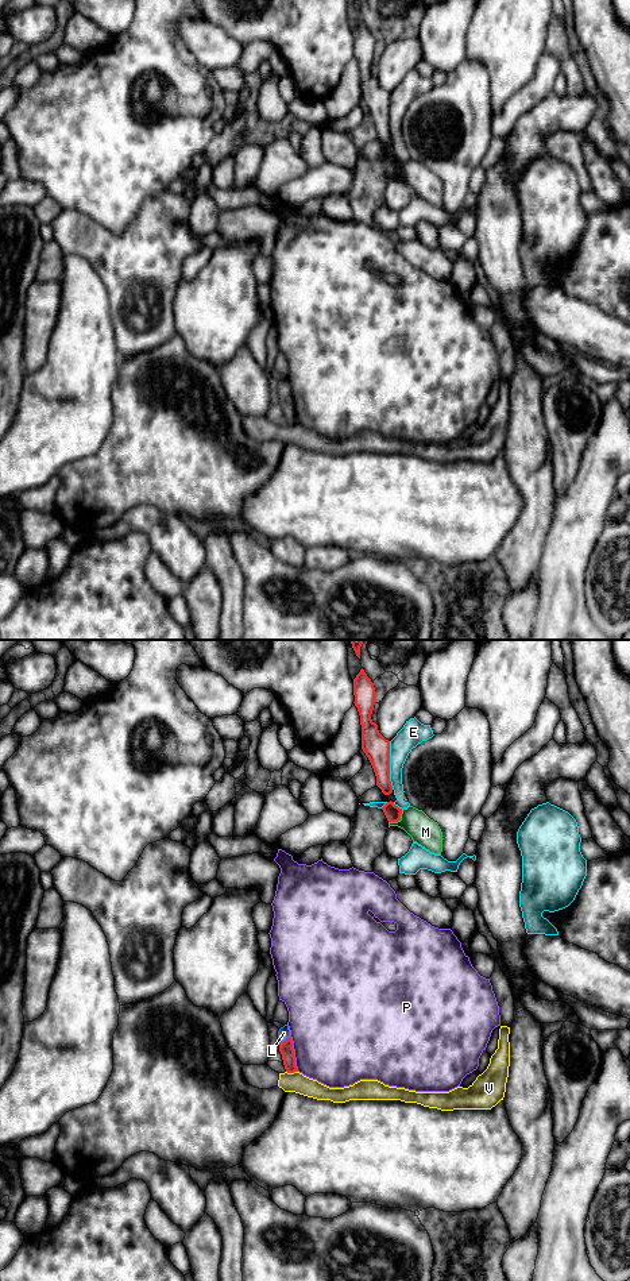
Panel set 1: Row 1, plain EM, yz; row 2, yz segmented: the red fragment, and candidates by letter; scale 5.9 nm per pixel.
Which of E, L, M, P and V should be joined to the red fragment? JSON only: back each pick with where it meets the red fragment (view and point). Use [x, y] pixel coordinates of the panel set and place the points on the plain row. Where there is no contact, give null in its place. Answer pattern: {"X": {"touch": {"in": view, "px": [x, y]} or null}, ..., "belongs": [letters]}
{"L": {"touch": {"in": "yz", "px": [286, 392]}}, "belongs": ["L"]}

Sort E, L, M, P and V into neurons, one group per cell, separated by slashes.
E / L / M / P / V

